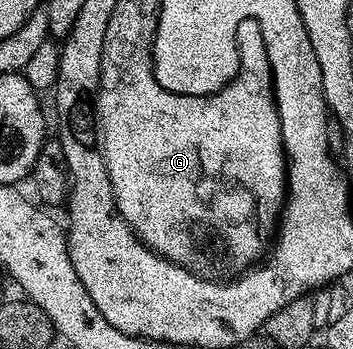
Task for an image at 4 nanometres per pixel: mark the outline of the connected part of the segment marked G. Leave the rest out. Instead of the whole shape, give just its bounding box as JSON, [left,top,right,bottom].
[95,16,287,280]

